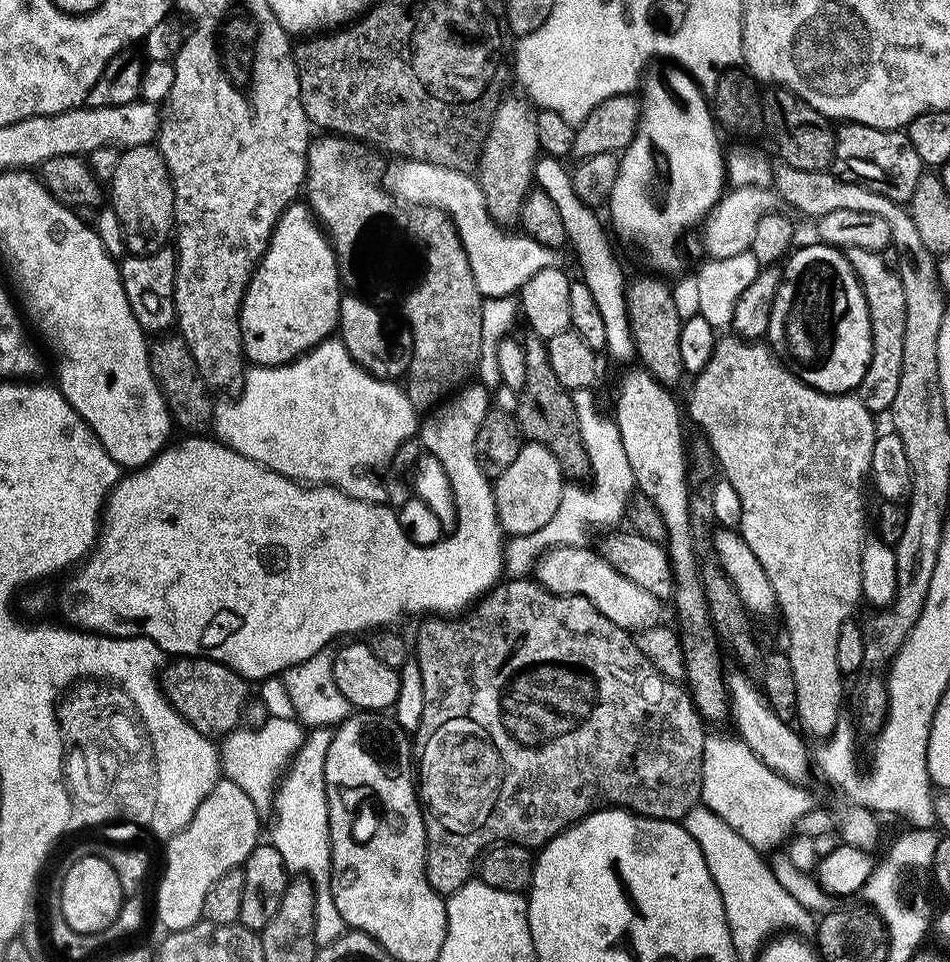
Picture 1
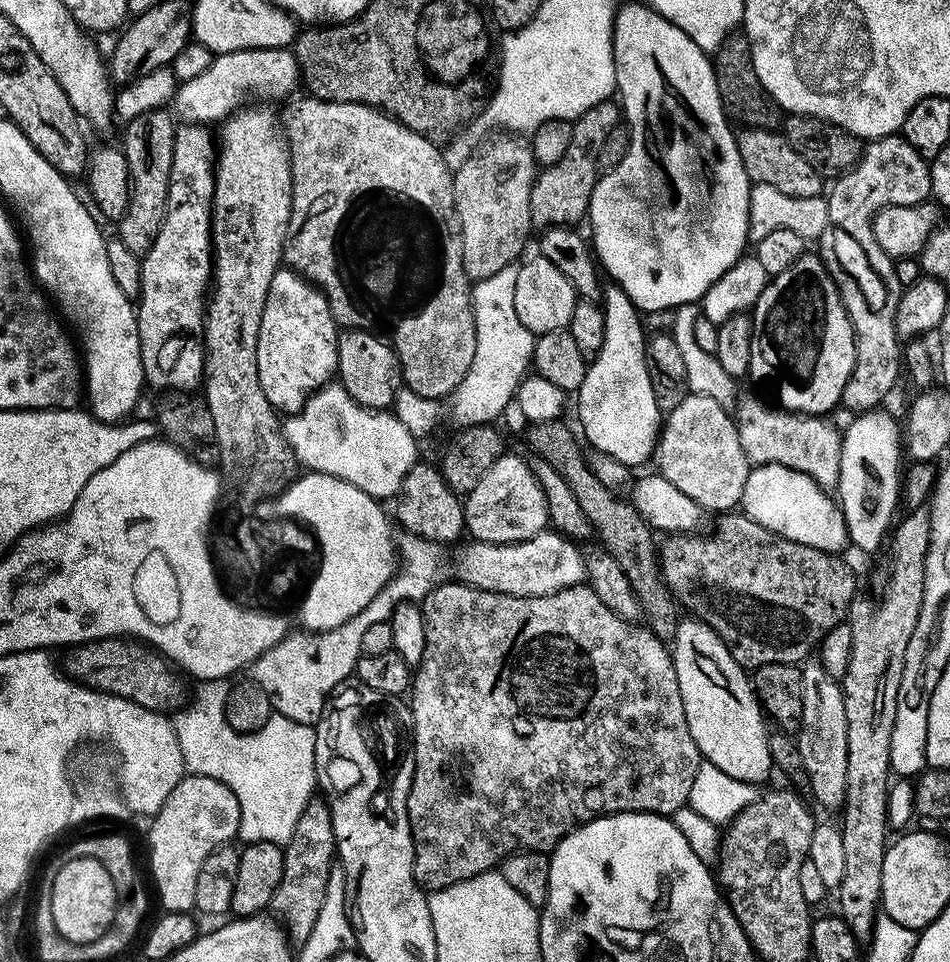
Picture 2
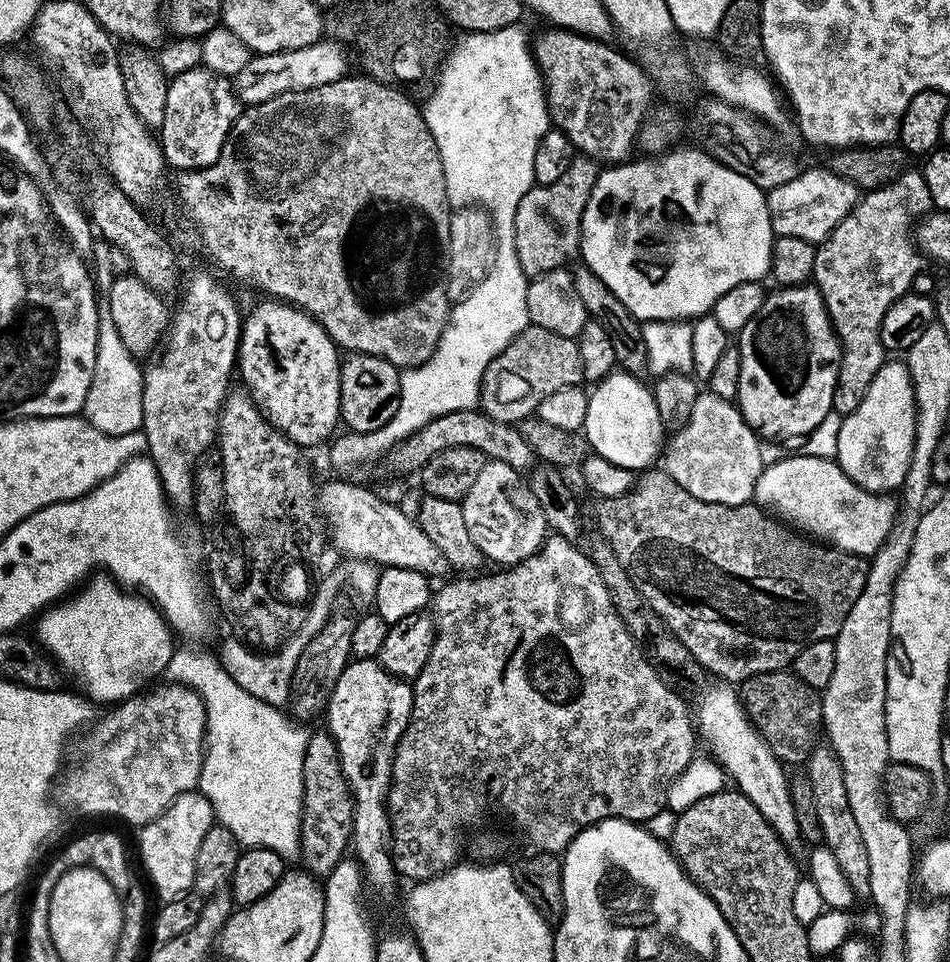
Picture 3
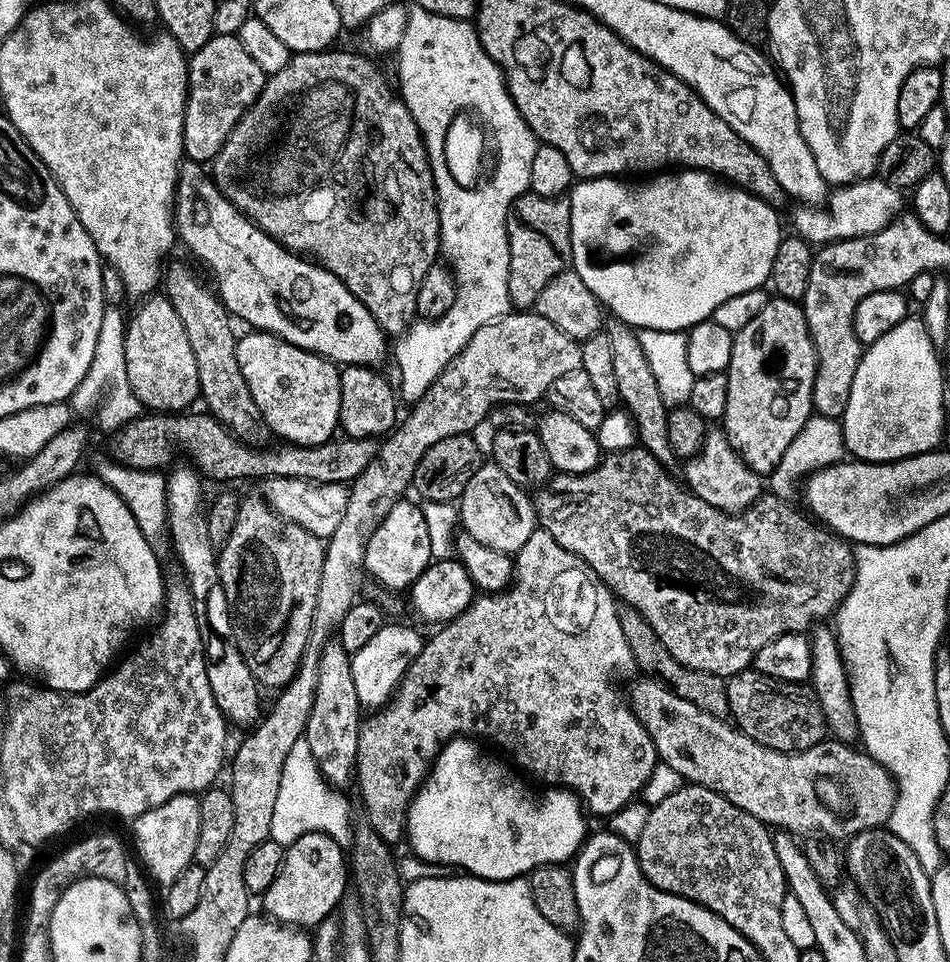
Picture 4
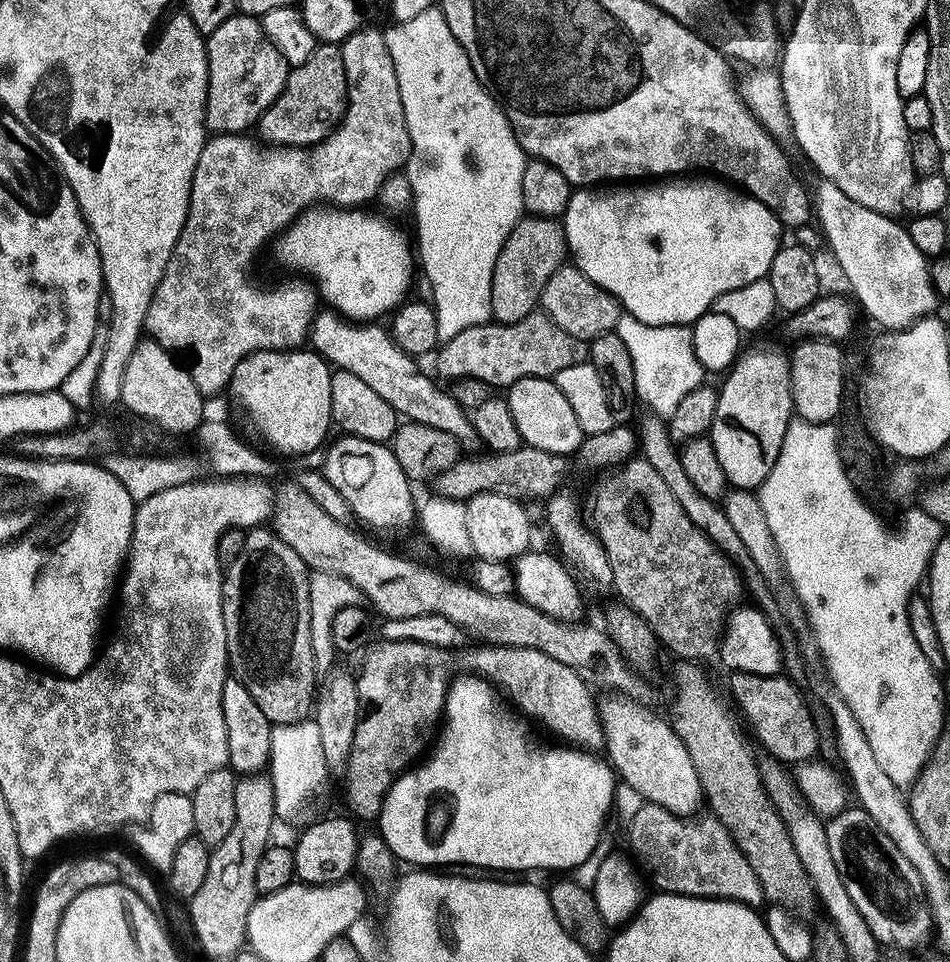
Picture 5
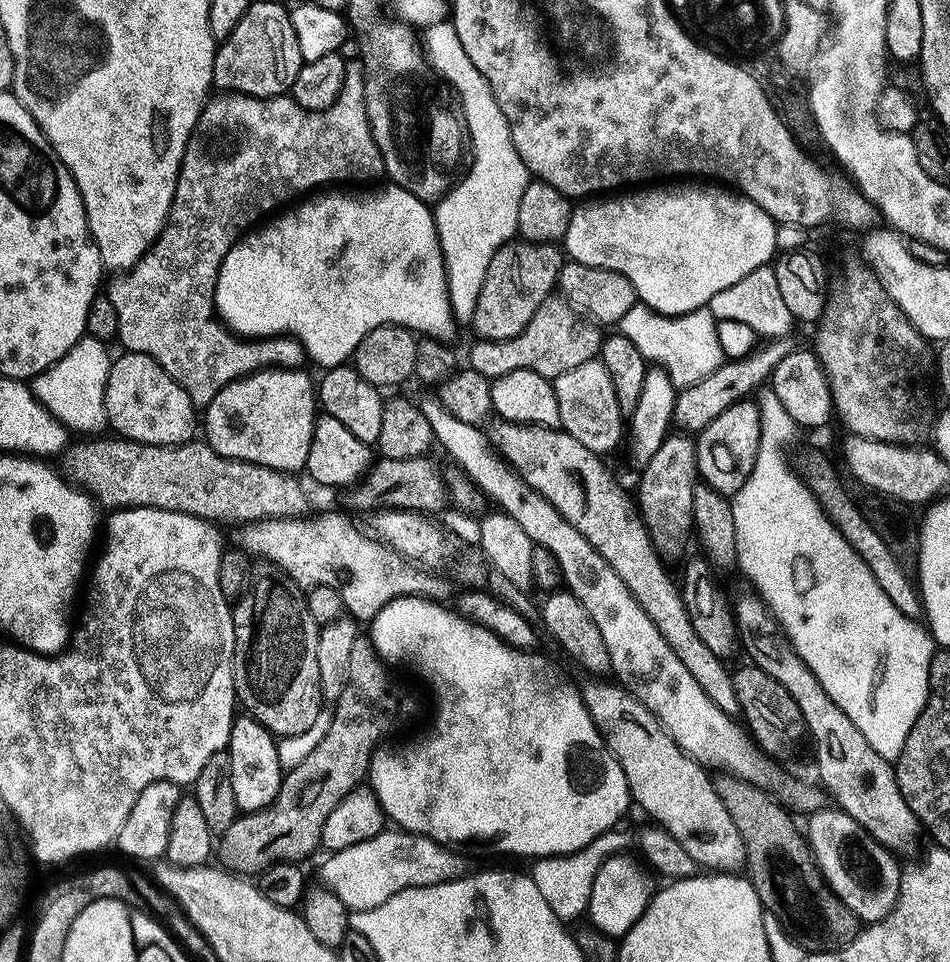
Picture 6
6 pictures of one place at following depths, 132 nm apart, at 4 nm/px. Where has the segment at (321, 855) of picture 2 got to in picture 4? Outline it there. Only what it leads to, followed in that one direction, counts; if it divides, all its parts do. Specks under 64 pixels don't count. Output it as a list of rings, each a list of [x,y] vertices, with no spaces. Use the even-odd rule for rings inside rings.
[[[333,638],[324,645],[318,662],[318,686],[314,694],[314,706],[310,710],[310,718],[304,727],[304,739],[310,744],[310,751],[317,763],[318,770],[324,779],[336,790],[347,789],[348,783],[353,783],[356,770],[356,755],[358,754],[358,738],[362,723],[362,706],[358,702],[358,690],[354,690],[354,674],[352,673],[352,658],[350,653],[340,645],[339,639]]]

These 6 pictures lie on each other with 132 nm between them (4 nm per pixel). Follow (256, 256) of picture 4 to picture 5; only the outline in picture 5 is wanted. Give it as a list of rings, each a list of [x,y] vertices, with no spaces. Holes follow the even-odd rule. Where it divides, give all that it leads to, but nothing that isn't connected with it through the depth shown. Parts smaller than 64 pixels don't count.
[[[324,310],[312,321],[310,344],[315,351],[319,352],[328,361],[333,369],[349,372],[350,374],[358,374],[358,378],[362,378],[362,382],[367,382],[381,398],[386,398],[386,402],[390,402],[392,409],[403,417],[405,421],[414,424],[429,424],[438,430],[446,430],[446,434],[453,436],[461,449],[472,450],[468,448],[477,446],[478,439],[476,428],[470,419],[469,413],[461,408],[449,391],[444,390],[443,392],[416,365],[419,363],[413,357],[402,351],[395,344],[387,327],[379,328],[378,325],[379,323],[376,322],[349,322],[331,310]]]

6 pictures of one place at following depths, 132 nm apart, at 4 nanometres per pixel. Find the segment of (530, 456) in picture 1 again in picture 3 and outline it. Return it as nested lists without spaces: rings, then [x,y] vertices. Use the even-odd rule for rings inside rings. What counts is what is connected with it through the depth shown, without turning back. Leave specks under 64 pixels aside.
[[[488,460],[461,503],[470,538],[483,559],[488,562],[493,560],[496,566],[522,564],[544,545],[550,532],[542,503],[533,489],[524,485],[520,476],[523,475],[517,469],[506,466],[506,462]]]

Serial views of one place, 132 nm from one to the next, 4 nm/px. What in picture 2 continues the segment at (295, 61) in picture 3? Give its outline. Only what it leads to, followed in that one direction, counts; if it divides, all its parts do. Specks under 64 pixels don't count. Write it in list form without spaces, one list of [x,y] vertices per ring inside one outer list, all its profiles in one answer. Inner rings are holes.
[[[262,48],[222,53],[213,57],[211,65],[202,74],[177,85],[172,107],[183,123],[214,124],[237,111],[247,92],[264,98],[282,98],[299,87],[300,79],[300,65],[291,49]]]

